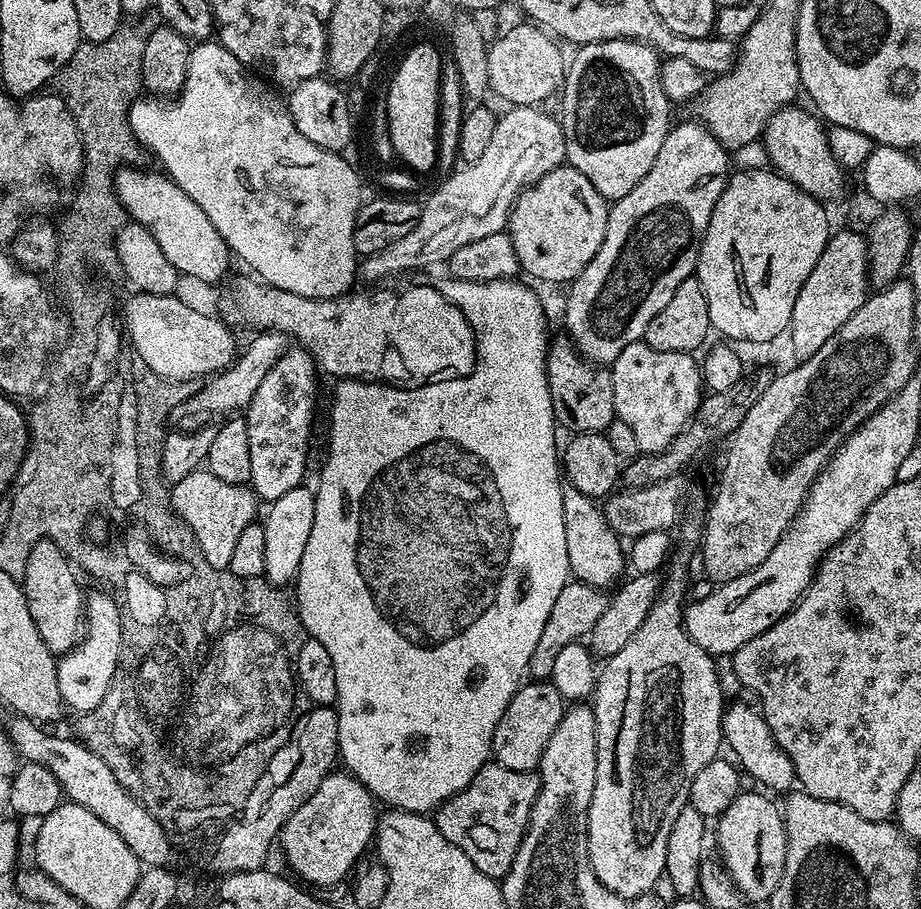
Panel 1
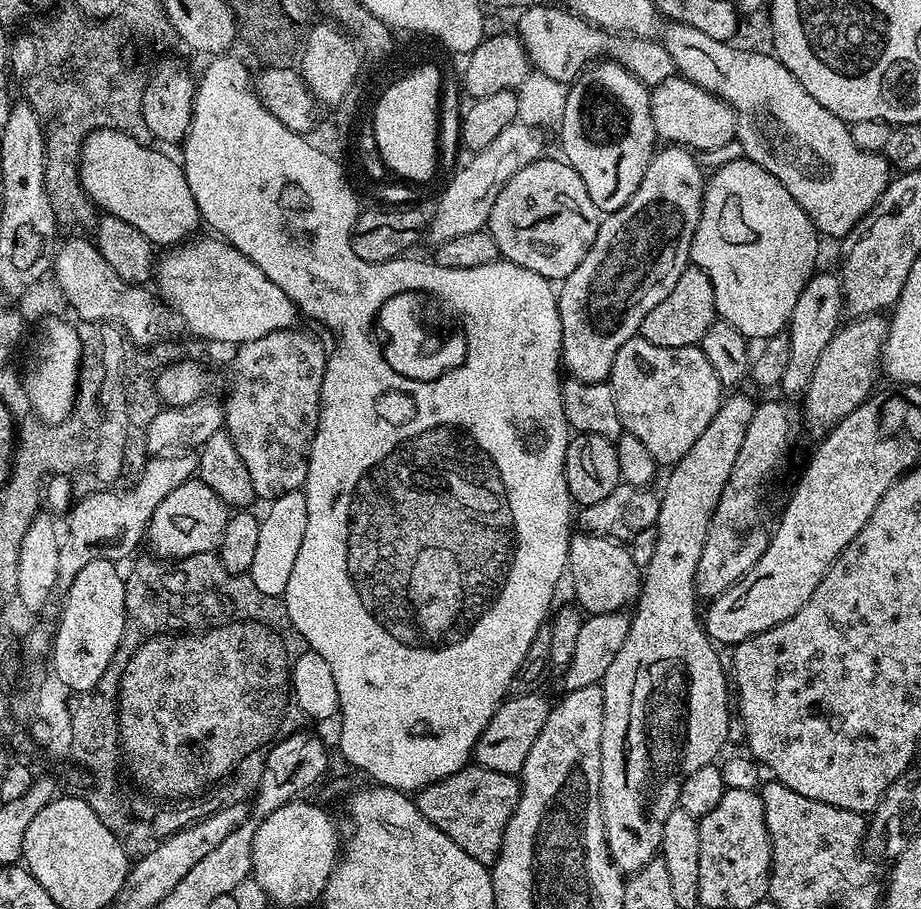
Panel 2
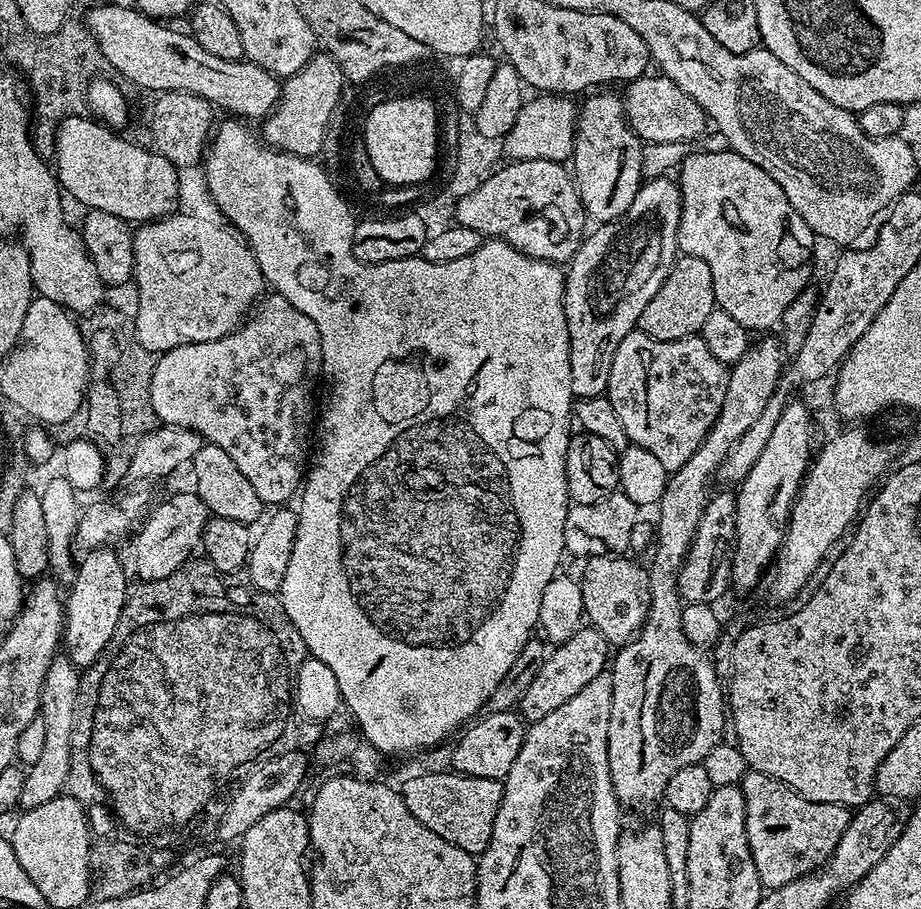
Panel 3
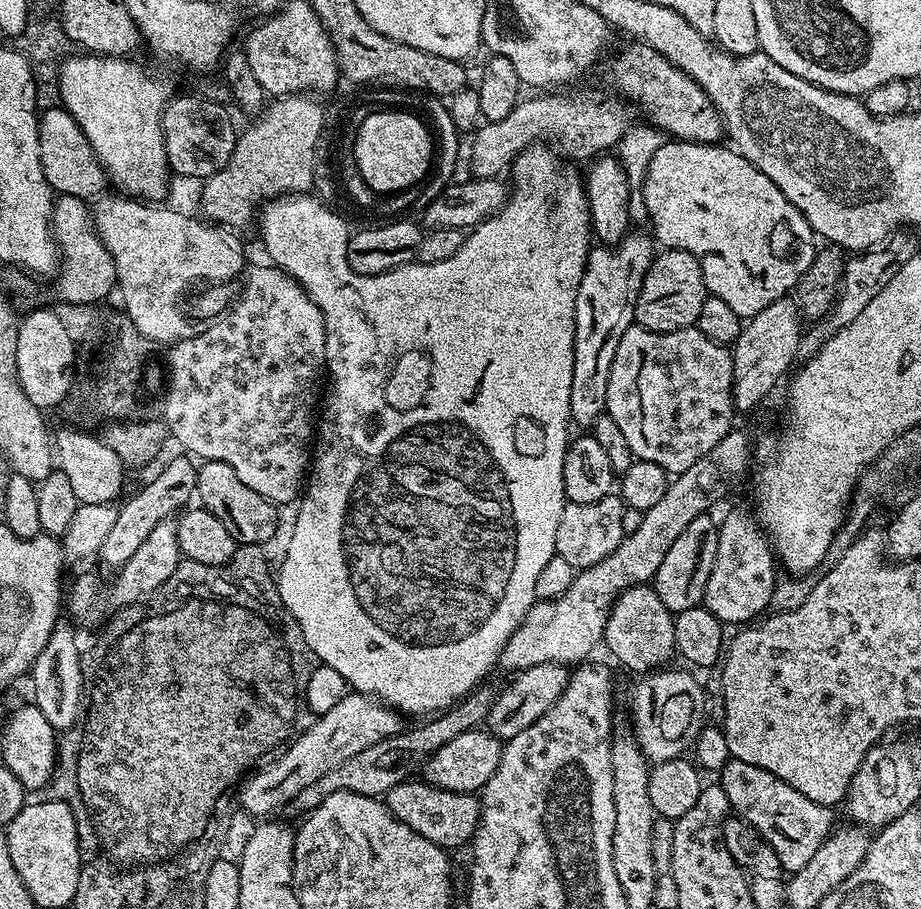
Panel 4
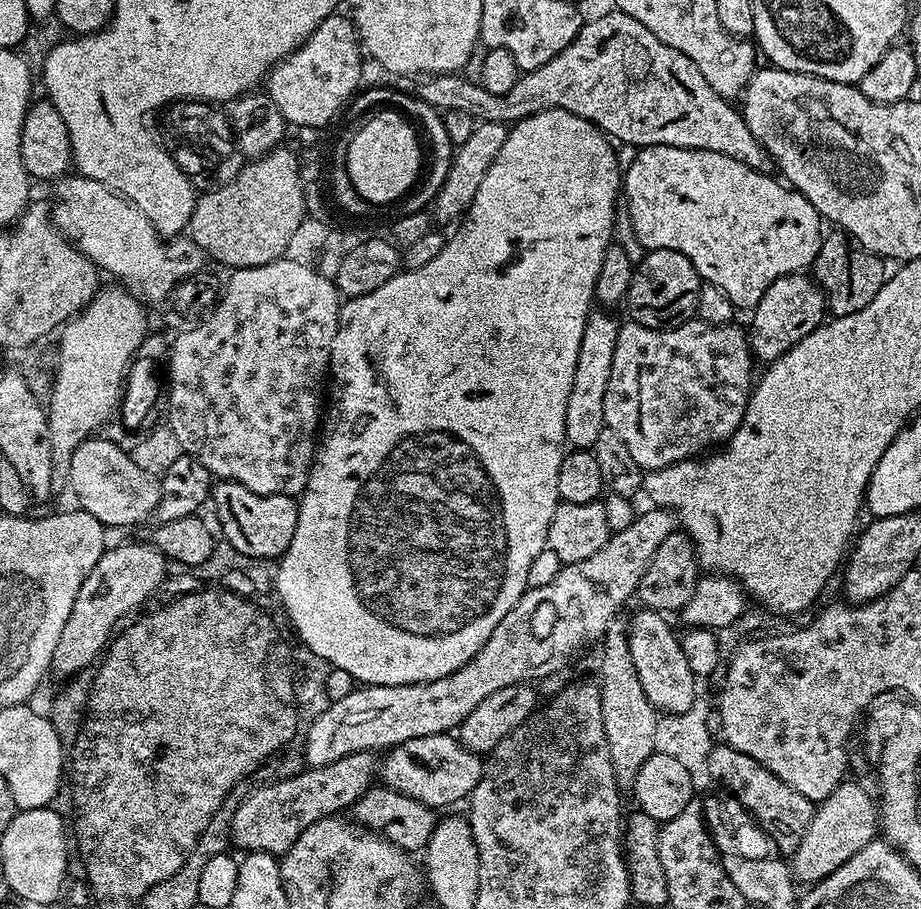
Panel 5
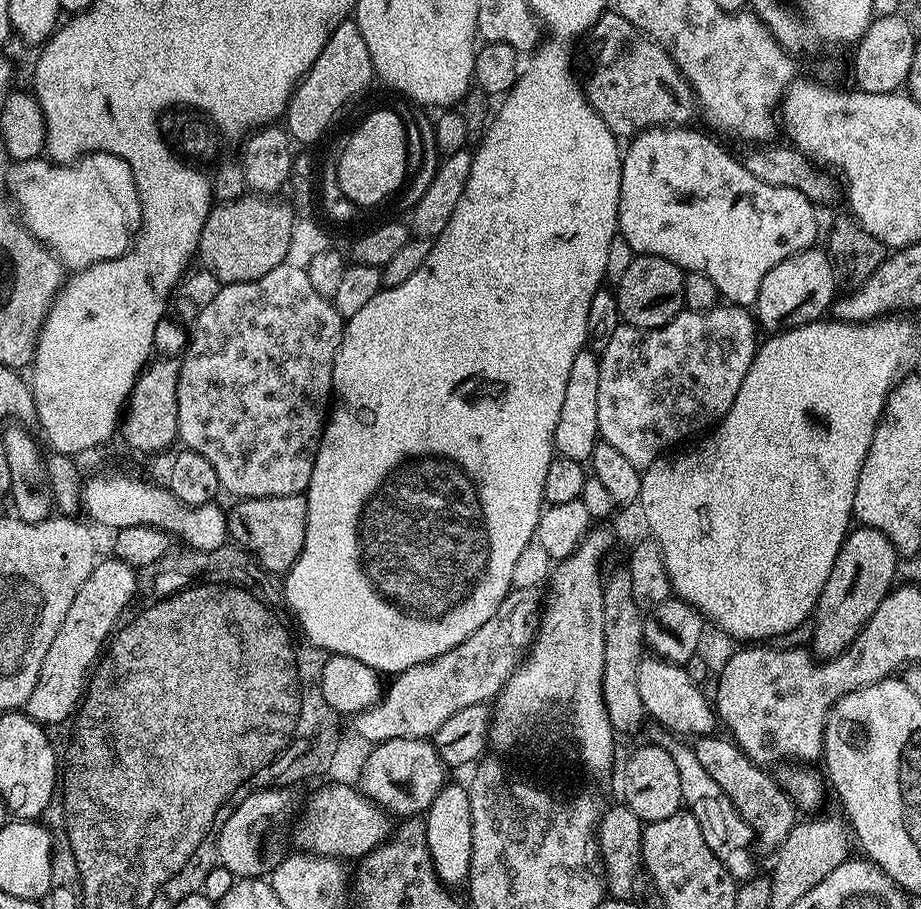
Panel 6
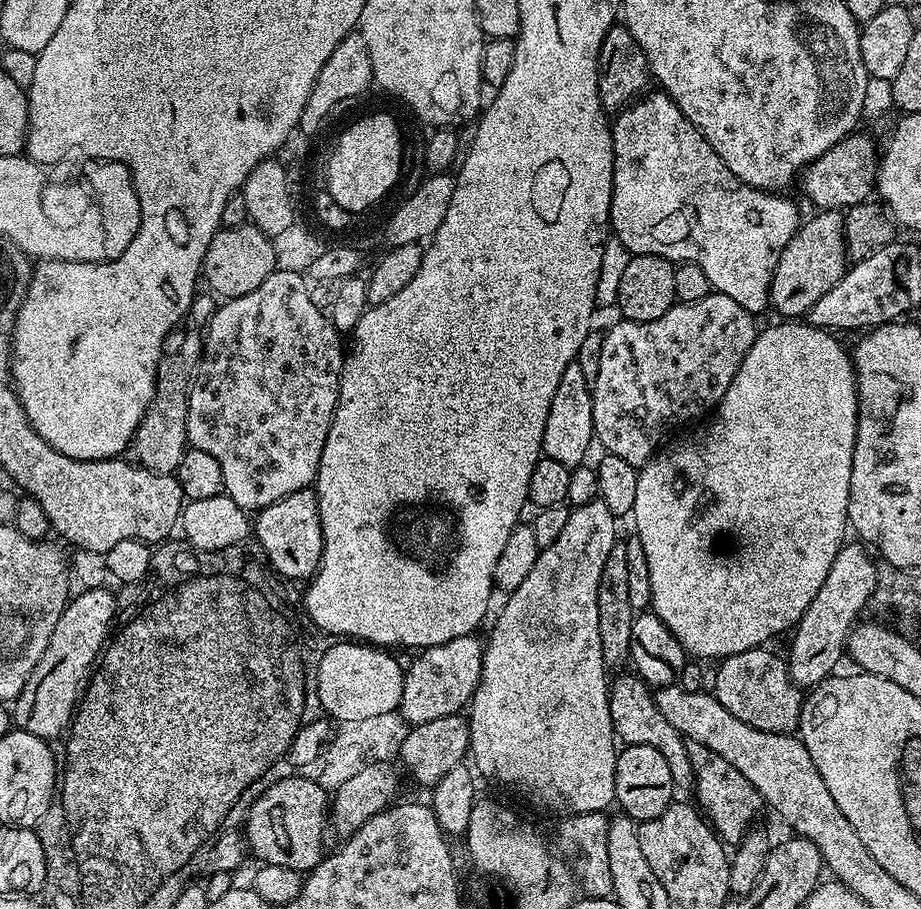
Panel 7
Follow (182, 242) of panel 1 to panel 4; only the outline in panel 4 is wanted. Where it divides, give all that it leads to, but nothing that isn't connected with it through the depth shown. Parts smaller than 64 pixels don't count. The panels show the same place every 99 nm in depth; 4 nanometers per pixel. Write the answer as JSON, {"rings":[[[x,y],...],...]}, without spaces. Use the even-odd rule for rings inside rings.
{"rings":[[[62,106],[43,109],[39,118],[38,150],[42,158],[42,174],[46,174],[46,182],[52,187],[53,193],[77,196],[82,201],[87,201],[88,196],[99,197],[105,191],[106,173],[90,142],[86,142],[86,134],[82,134],[78,122],[74,122],[72,115]]]}

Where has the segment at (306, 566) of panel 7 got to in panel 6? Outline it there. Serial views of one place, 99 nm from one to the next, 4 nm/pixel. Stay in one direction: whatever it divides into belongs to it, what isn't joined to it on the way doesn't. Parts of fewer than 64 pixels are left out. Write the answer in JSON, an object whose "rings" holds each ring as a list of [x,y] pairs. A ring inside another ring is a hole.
{"rings":[[[303,495],[299,496],[271,496],[270,498],[237,499],[232,510],[227,513],[228,535],[239,547],[251,552],[256,563],[265,573],[286,574],[292,568],[292,563],[300,557],[306,538],[306,518],[308,517],[308,501]]]}

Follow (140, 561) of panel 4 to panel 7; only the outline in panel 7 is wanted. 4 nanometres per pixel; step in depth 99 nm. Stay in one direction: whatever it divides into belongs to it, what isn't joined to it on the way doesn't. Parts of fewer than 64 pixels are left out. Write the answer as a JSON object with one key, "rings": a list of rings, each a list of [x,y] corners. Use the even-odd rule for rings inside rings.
{"rings":[[[103,586],[77,592],[62,610],[42,658],[38,658],[38,664],[30,670],[26,686],[22,686],[15,700],[11,701],[12,723],[19,731],[29,732],[49,742],[55,741],[55,736],[65,735],[78,707],[82,685],[105,647],[108,627],[116,612],[116,600],[107,590]]]}

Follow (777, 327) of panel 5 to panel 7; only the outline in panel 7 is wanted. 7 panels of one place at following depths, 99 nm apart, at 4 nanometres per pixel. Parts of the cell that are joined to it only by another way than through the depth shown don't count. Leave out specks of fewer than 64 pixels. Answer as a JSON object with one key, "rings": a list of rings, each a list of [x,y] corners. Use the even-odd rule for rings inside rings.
{"rings":[[[820,210],[803,221],[790,238],[778,258],[778,266],[772,275],[770,304],[777,308],[784,318],[800,318],[842,278],[846,271],[844,250],[844,212],[840,210]]]}

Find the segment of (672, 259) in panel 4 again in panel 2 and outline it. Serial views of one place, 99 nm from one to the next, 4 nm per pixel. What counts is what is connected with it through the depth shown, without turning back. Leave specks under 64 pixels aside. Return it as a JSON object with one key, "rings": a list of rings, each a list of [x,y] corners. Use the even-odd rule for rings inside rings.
{"rings":[[[689,266],[682,270],[682,278],[650,314],[642,322],[639,335],[654,346],[677,348],[678,346],[699,345],[702,334],[710,330],[712,323],[717,320],[716,303],[714,302],[714,286],[708,273],[702,269]]]}

